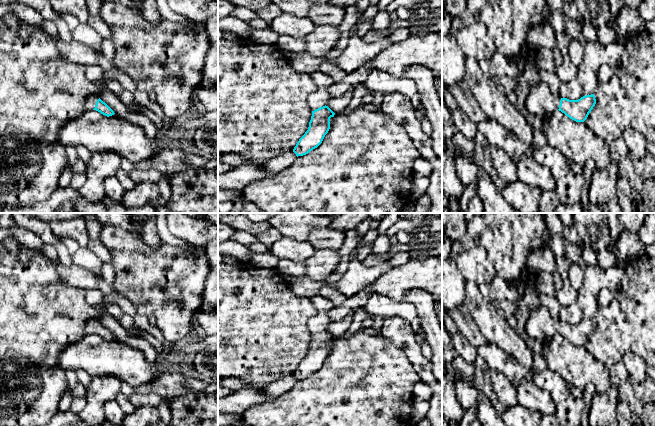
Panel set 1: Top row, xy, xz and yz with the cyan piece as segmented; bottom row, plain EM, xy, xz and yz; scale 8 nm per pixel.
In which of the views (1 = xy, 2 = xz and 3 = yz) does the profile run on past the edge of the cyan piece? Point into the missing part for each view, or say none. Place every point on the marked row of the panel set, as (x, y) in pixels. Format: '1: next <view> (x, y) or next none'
1: next xy (91, 101)
2: next xz (321, 96)
3: next yz (539, 97)

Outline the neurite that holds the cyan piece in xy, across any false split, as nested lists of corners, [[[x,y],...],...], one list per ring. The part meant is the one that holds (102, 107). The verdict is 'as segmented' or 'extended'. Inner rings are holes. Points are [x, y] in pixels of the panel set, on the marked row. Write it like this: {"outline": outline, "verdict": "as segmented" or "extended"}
{"outline": [[[93,95],[87,98],[85,103],[85,109],[96,110],[107,117],[115,114],[114,111],[105,102]]], "verdict": "extended"}

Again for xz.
{"outline": [[[319,70],[310,74],[310,76],[317,85],[317,90],[307,98],[307,103],[312,110],[312,116],[308,130],[293,149],[297,157],[308,154],[322,143],[330,129],[330,118],[335,115],[326,105],[331,99],[328,89],[333,84],[333,80]]], "verdict": "extended"}

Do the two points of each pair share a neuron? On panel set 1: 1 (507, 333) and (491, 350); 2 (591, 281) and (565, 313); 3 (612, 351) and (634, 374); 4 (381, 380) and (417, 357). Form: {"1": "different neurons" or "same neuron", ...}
{"1": "different neurons", "2": "same neuron", "3": "different neurons", "4": "different neurons"}

